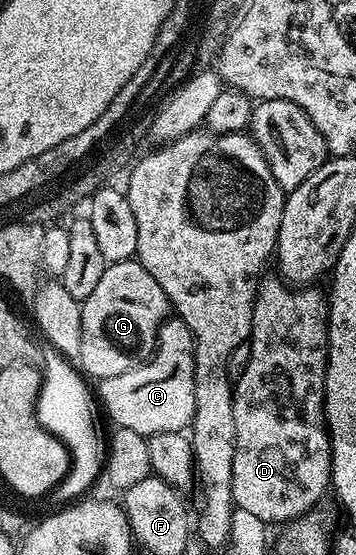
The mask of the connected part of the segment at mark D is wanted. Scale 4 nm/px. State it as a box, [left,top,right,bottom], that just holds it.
[232,277,331,524]

